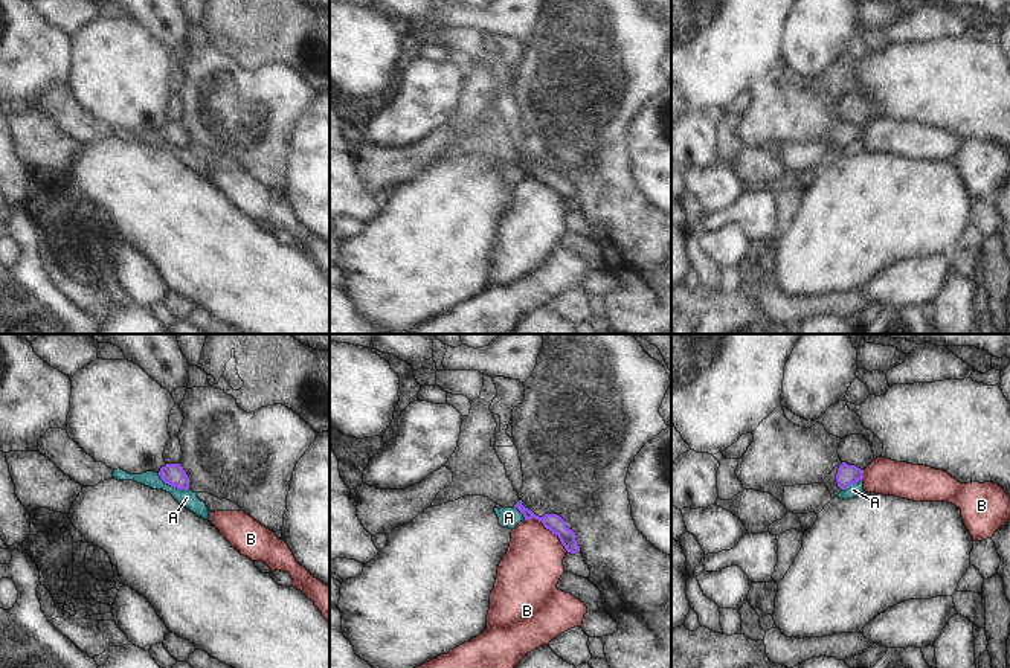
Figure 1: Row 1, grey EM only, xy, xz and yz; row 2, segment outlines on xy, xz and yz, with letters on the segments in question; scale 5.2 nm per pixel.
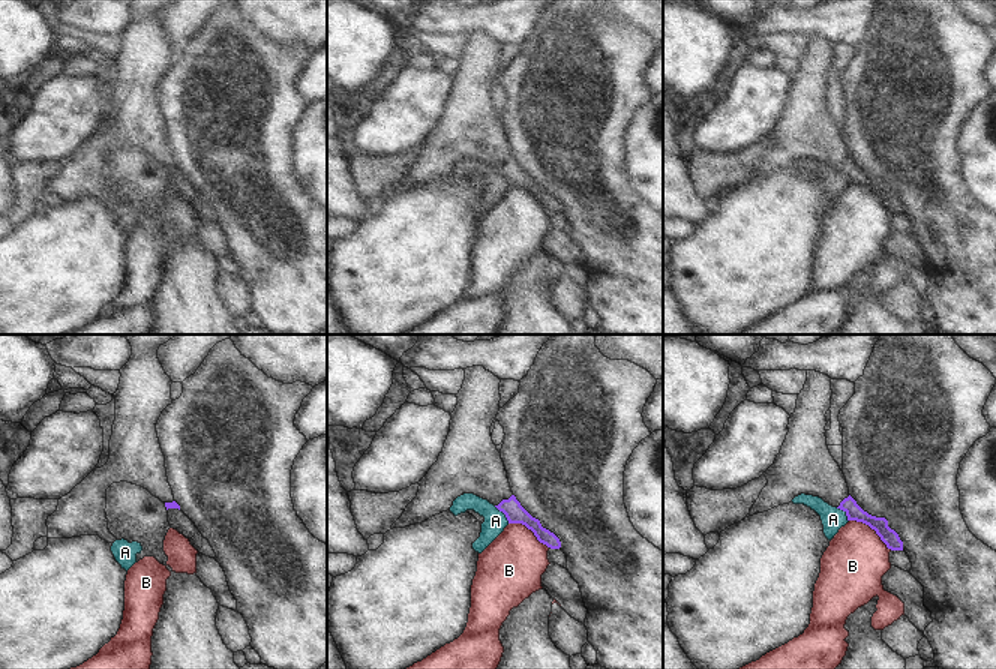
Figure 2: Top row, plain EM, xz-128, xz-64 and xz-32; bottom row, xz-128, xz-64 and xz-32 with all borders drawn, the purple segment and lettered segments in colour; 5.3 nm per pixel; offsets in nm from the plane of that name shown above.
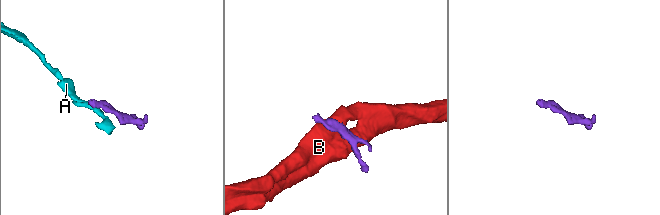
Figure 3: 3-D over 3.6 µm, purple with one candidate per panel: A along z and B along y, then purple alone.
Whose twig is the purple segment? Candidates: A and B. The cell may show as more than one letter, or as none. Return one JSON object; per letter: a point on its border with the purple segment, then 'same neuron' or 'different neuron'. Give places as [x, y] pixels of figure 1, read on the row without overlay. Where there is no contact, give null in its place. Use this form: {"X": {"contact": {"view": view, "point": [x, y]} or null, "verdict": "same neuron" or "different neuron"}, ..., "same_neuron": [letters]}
{"A": {"contact": {"view": "xy", "point": [173, 144]}, "verdict": "different neuron"}, "B": {"contact": {"view": "xz", "point": [548, 186]}, "verdict": "different neuron"}, "same_neuron": []}

